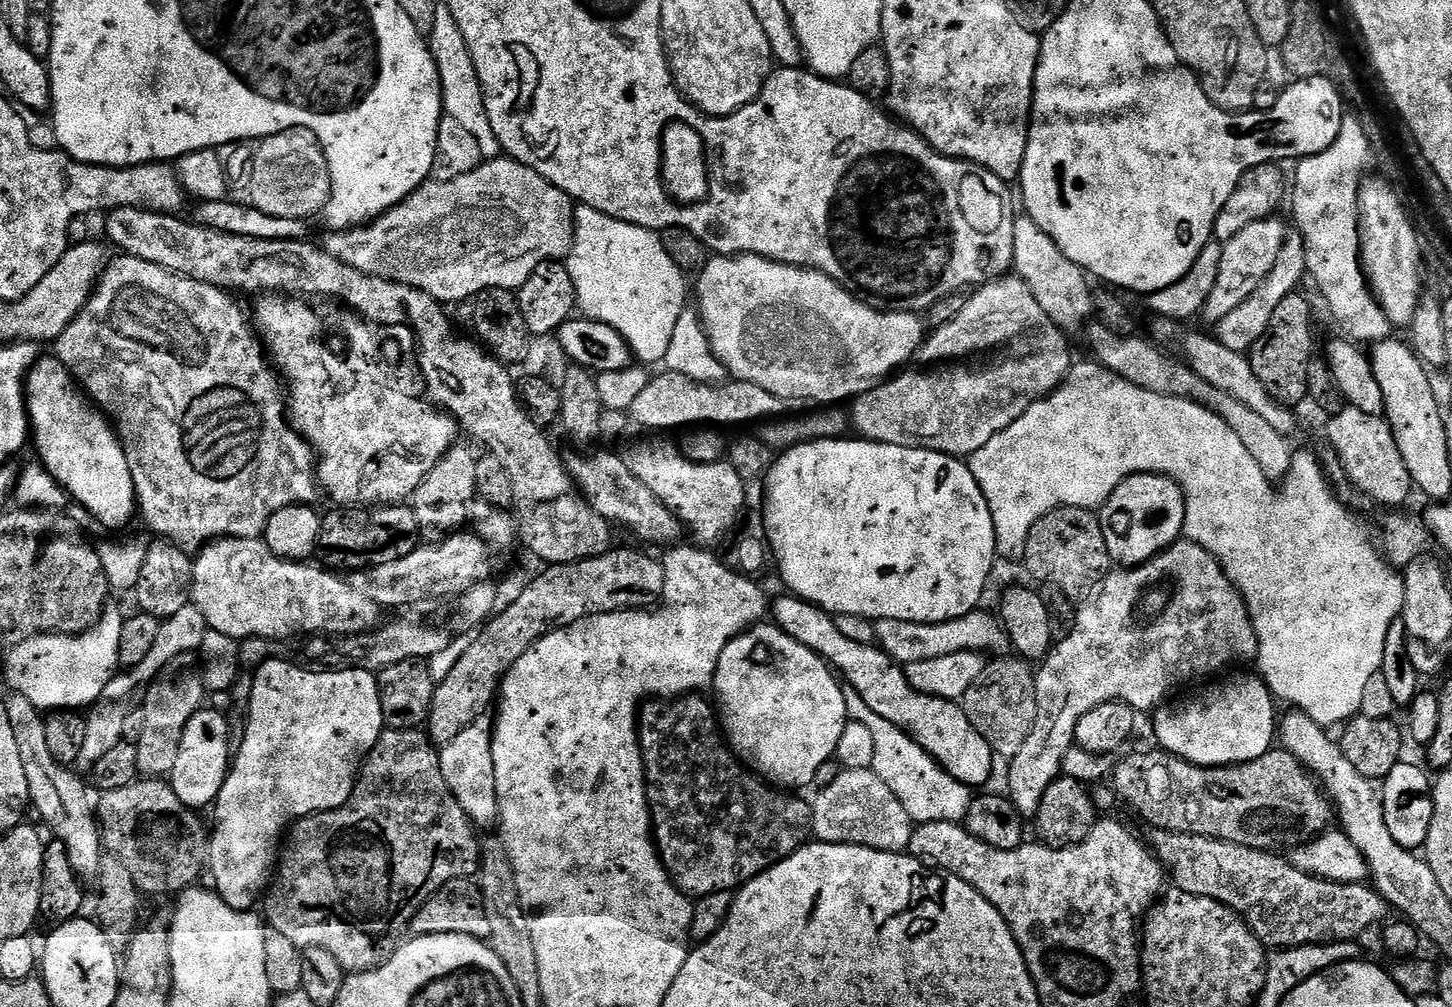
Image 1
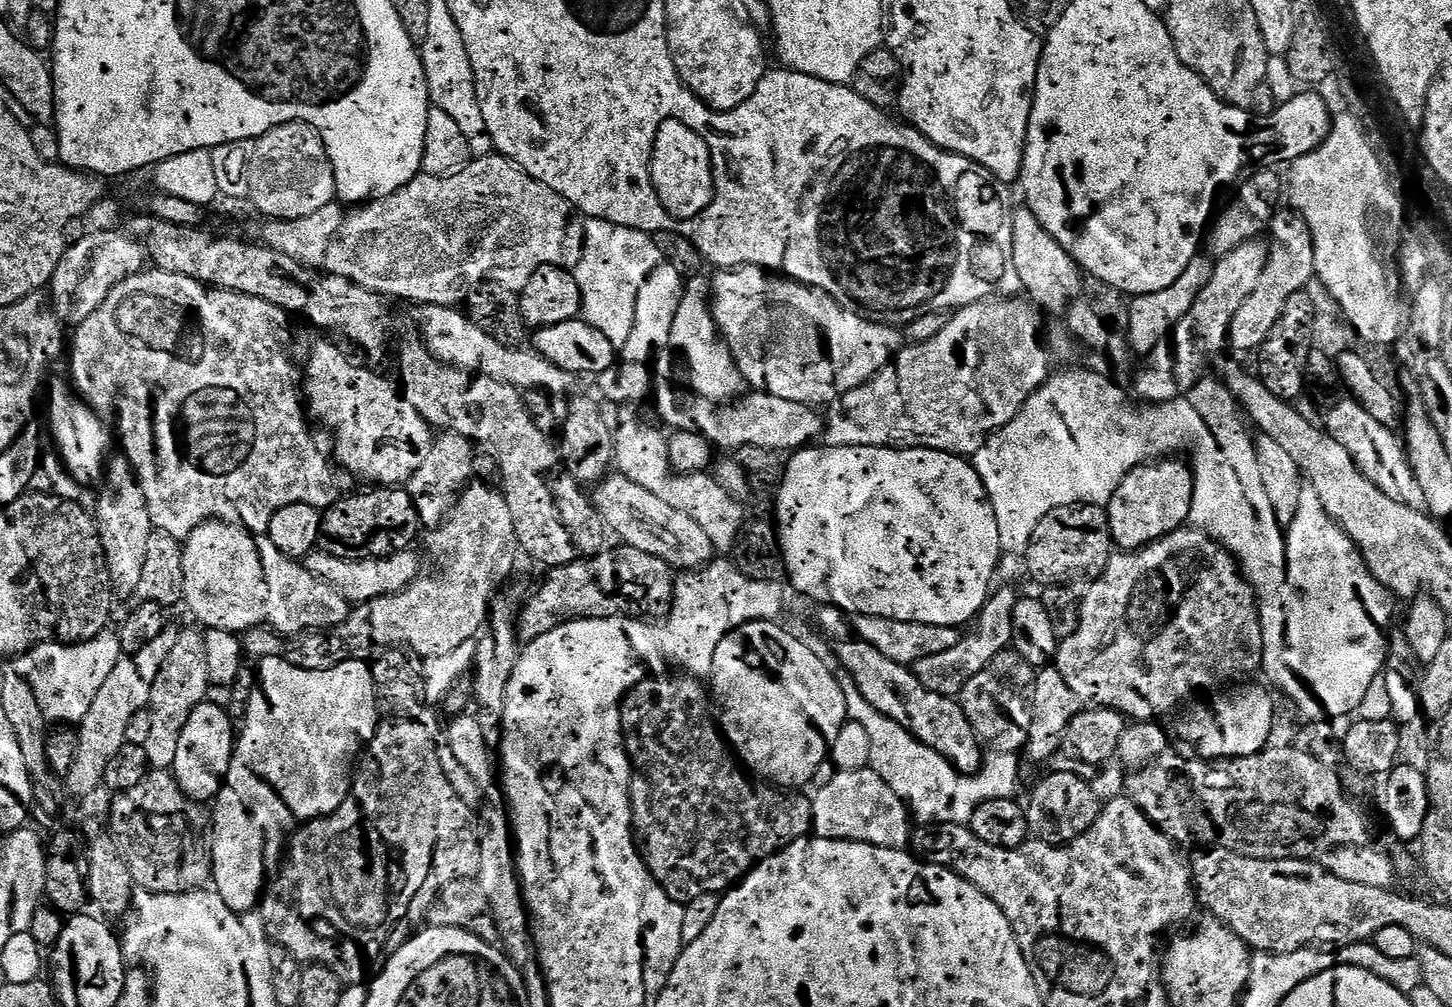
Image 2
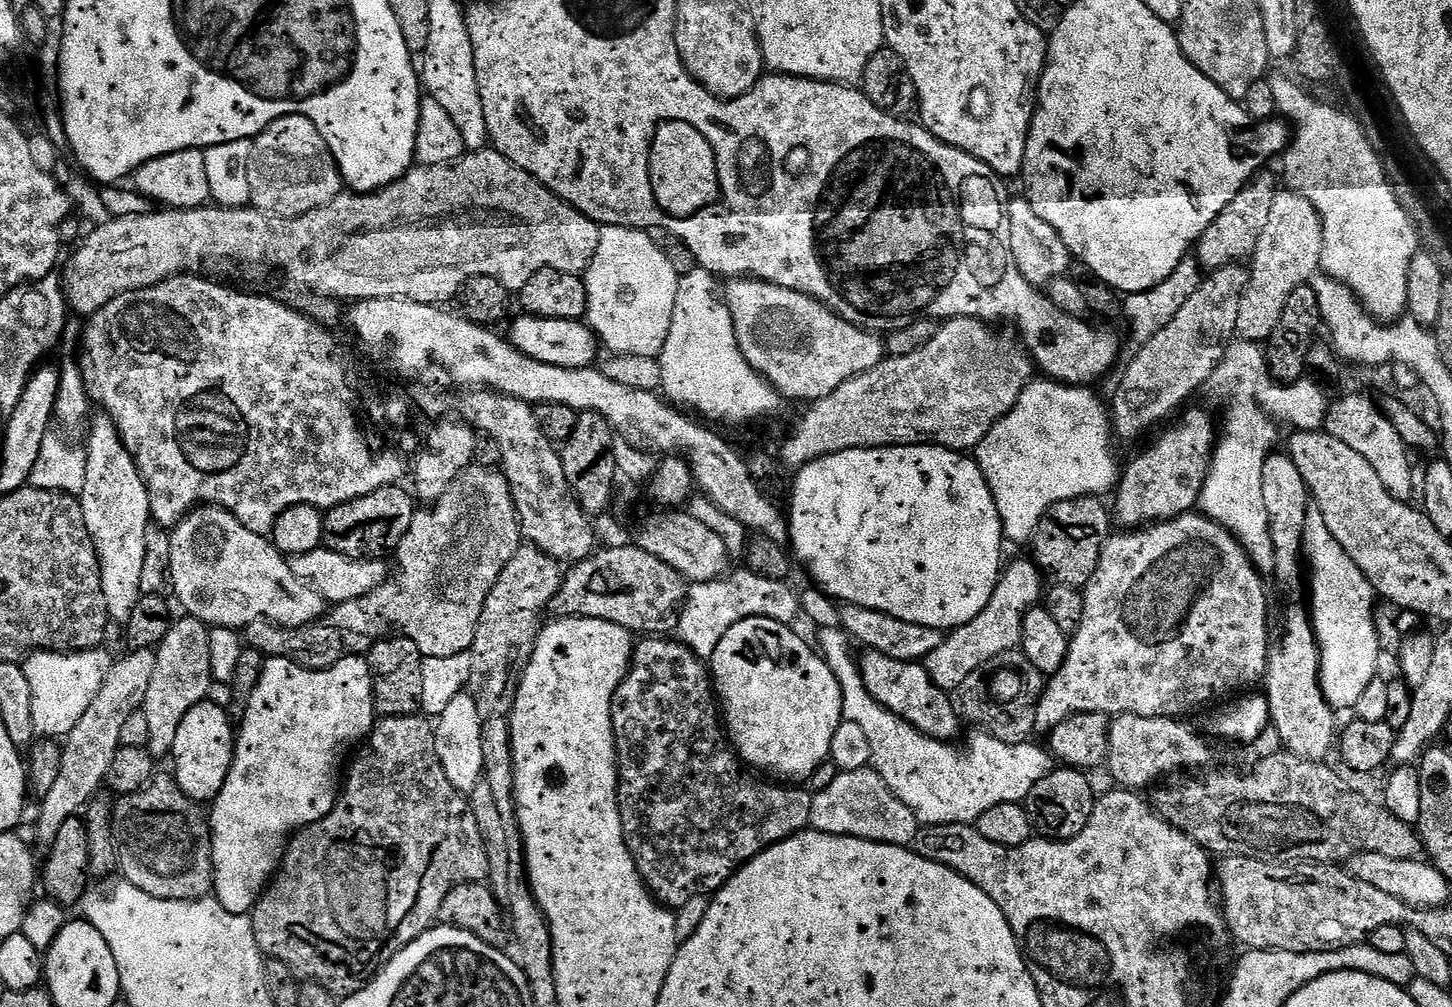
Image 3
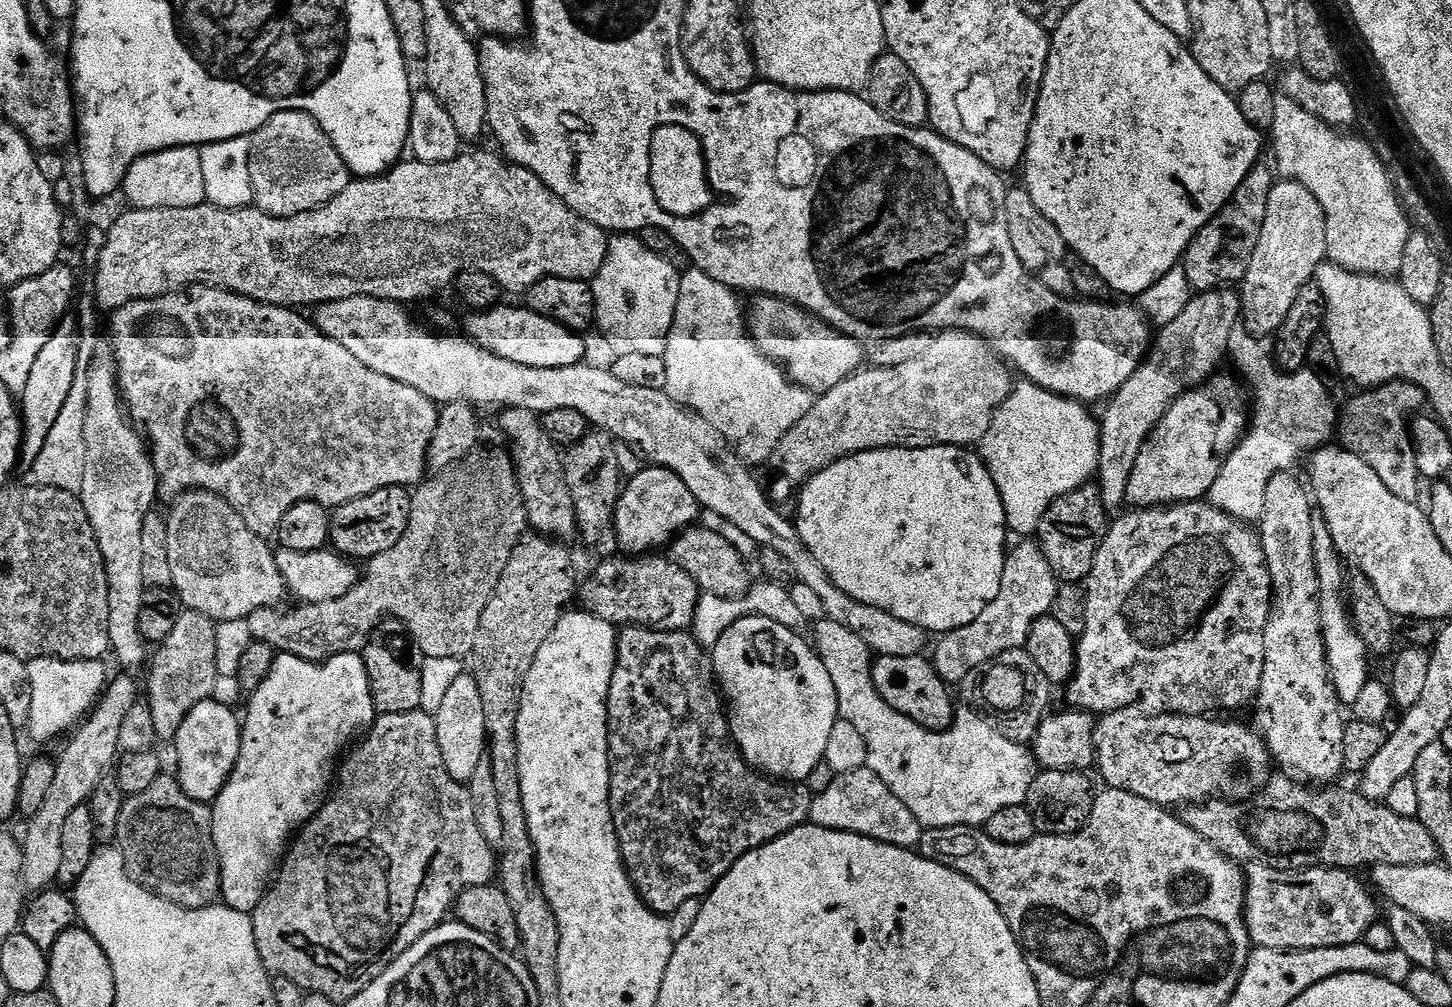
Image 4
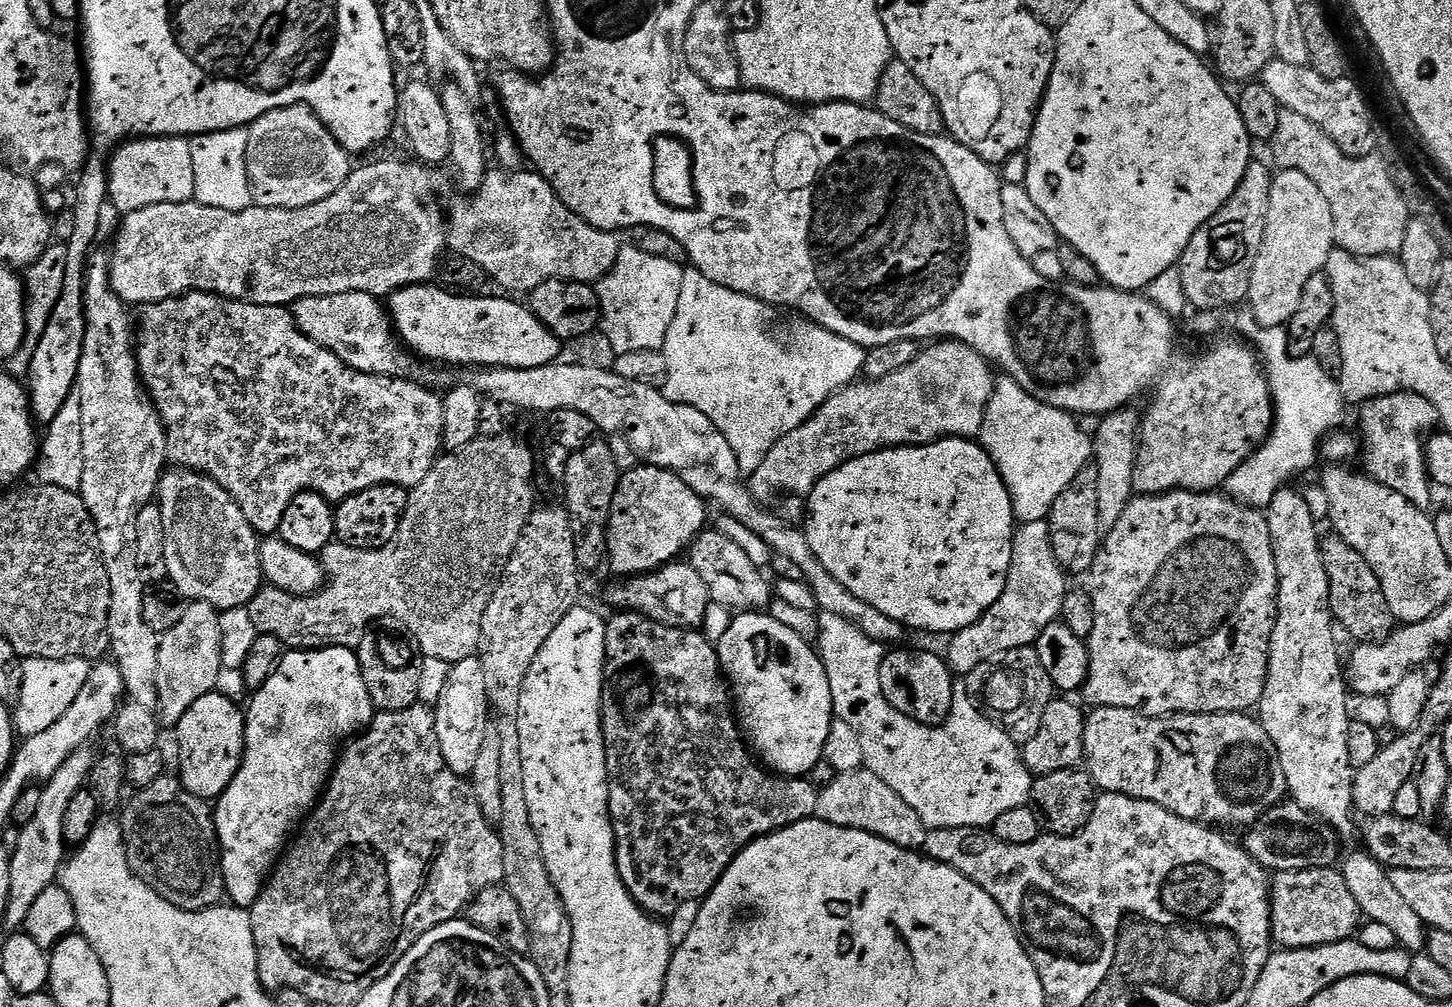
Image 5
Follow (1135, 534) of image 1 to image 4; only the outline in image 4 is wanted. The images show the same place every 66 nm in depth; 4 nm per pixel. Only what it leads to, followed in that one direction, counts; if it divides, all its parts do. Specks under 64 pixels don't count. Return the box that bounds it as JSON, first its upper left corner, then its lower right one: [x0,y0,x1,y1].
[1127,374,1250,509]

